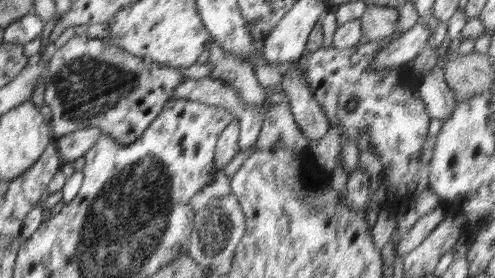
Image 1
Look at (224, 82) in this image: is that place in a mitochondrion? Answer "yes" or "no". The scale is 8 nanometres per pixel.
no

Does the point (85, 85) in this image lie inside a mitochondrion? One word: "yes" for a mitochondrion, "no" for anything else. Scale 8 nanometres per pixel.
yes

